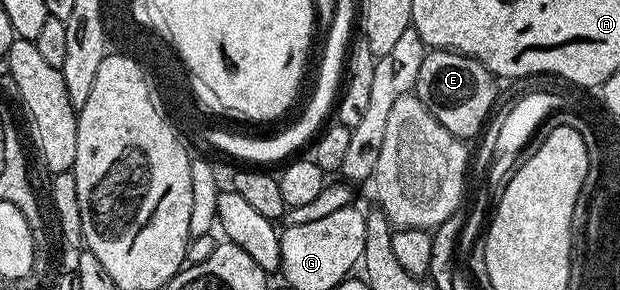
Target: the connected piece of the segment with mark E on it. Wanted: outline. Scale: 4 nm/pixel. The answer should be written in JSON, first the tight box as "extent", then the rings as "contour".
{"extent":[413,49,495,140],"contour":[[[432,49],[423,55],[413,93],[454,138],[468,140],[482,128],[495,102],[495,85],[495,75],[490,74],[476,58],[458,54],[455,50]]]}

